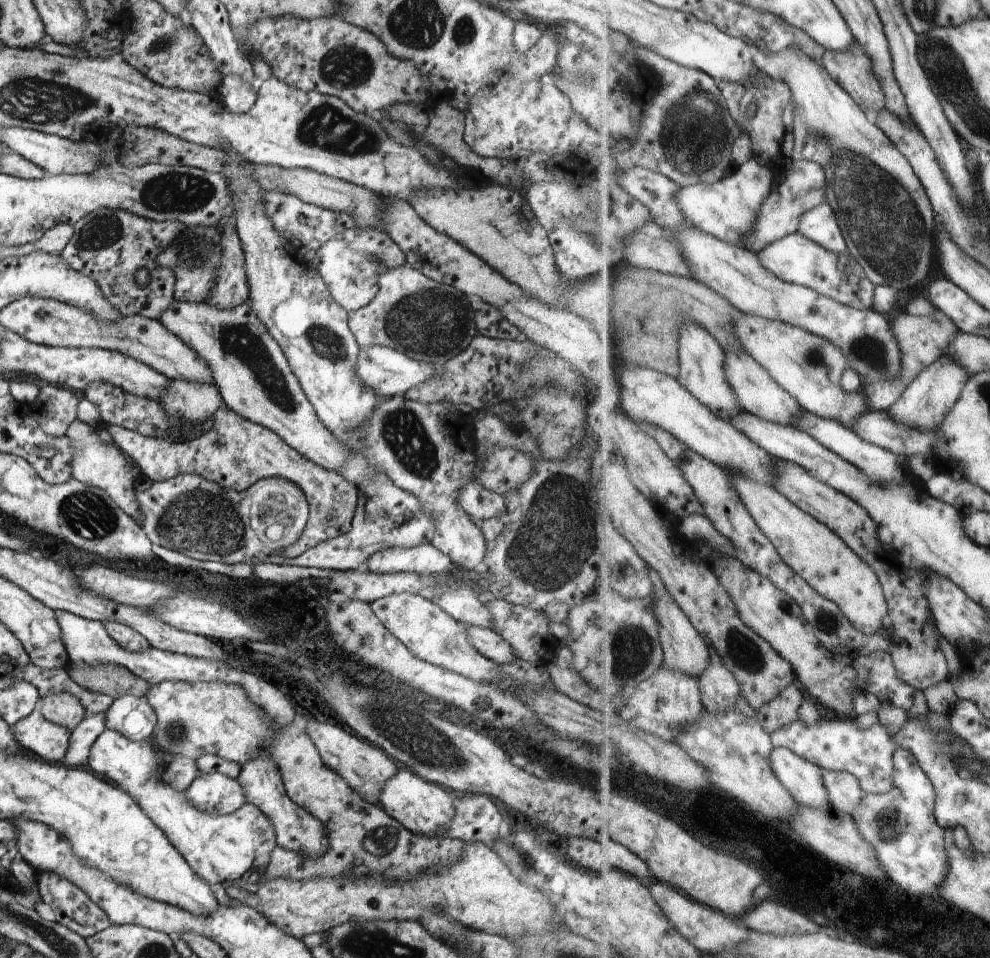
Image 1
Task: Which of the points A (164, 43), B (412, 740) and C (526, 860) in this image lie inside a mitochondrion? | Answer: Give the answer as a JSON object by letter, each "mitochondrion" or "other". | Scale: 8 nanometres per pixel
{"A":"mitochondrion","B":"mitochondrion","C":"mitochondrion"}

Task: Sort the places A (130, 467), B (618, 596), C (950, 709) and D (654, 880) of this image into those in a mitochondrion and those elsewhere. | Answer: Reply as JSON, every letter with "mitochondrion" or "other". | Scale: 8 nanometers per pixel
{"A":"other","B":"other","C":"other","D":"other"}

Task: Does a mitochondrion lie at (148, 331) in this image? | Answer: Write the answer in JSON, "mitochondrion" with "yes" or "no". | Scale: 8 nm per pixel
{"mitochondrion":"no"}

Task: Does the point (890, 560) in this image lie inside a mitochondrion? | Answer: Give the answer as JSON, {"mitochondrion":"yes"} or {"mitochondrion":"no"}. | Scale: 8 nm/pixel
{"mitochondrion":"no"}

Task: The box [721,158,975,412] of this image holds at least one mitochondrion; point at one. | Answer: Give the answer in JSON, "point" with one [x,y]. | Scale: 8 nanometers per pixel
{"point":[870,351]}

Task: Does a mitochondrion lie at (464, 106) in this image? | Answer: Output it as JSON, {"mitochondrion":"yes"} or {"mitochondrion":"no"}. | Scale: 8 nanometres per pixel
{"mitochondrion":"no"}

